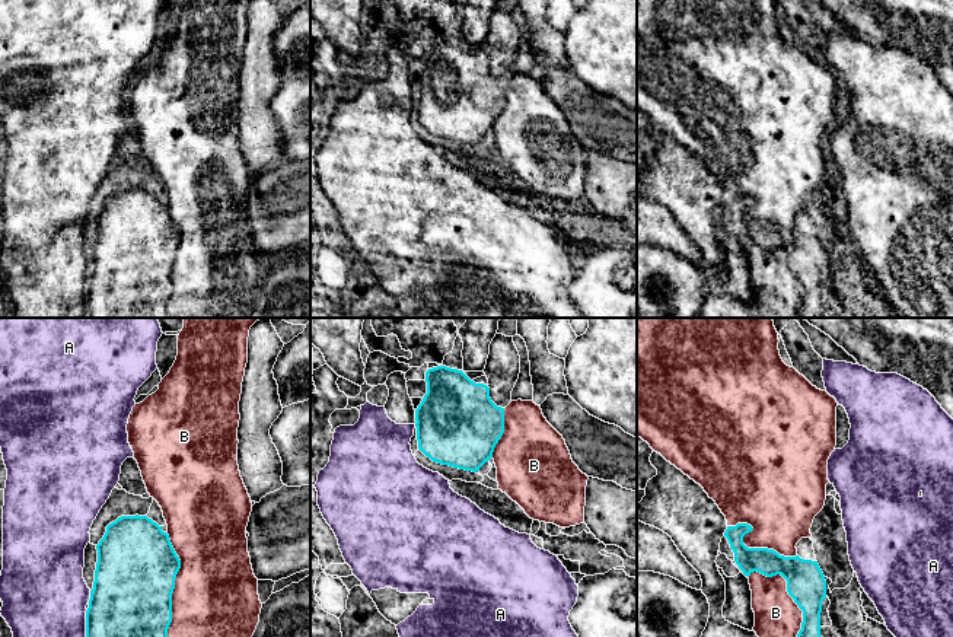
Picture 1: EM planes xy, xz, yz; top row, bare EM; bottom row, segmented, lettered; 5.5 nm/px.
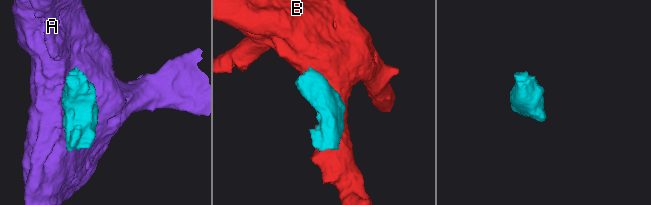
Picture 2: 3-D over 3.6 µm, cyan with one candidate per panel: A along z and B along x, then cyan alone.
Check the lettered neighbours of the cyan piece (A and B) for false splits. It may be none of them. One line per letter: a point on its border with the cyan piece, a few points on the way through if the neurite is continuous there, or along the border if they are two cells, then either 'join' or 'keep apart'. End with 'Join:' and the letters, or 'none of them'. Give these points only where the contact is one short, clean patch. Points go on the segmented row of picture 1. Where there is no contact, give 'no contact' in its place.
A: xy (91, 596) | keep apart
B: xy (174, 585) | keep apart
Join: none of them

